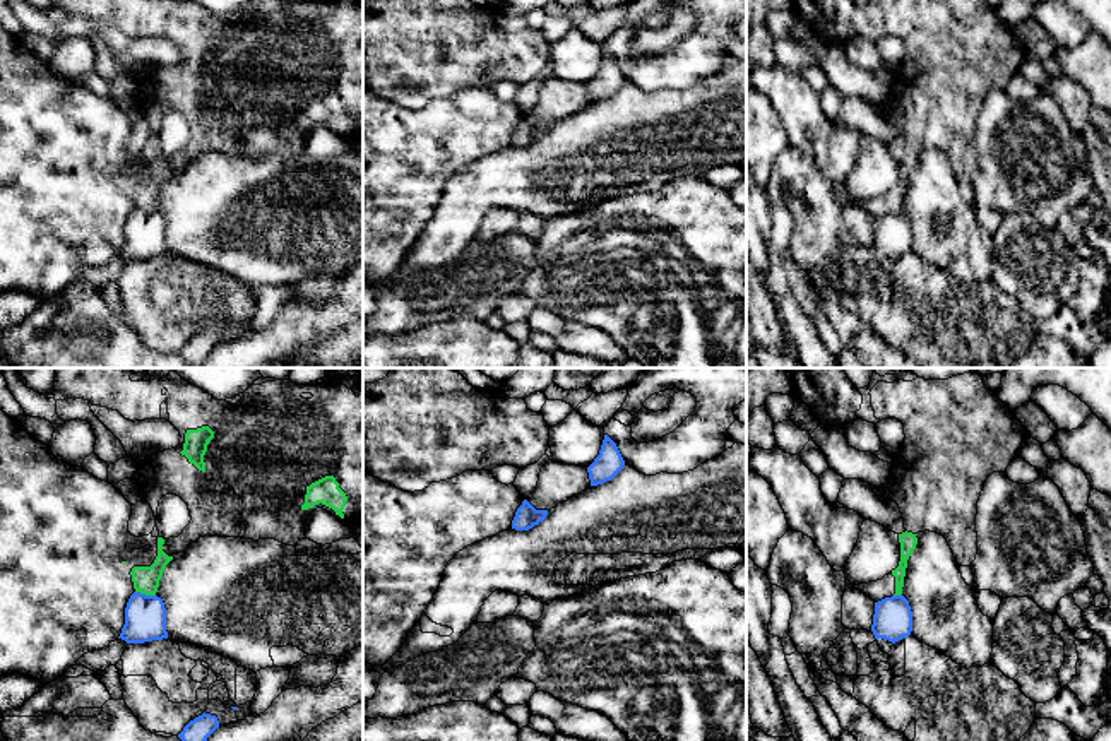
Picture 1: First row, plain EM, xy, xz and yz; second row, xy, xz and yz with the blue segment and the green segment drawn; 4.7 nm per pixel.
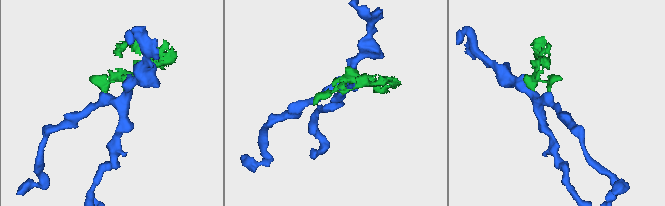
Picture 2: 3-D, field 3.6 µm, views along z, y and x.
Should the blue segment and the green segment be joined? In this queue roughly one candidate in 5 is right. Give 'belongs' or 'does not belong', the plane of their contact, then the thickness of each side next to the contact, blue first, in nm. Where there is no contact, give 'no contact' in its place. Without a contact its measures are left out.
does not belong; contact in xy; calibres 190 and 130 nm

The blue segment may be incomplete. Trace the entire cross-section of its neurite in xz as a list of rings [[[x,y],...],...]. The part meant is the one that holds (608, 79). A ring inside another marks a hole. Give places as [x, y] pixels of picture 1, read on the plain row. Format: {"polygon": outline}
{"polygon": [[[604,51],[599,72],[587,84],[591,103],[611,98],[625,82],[625,77],[616,63],[616,60]]]}

